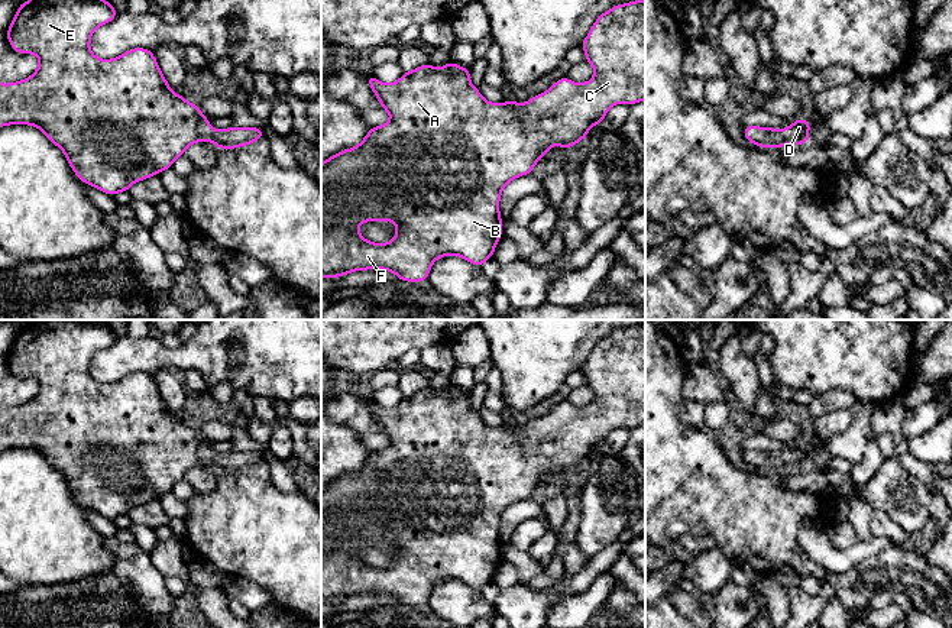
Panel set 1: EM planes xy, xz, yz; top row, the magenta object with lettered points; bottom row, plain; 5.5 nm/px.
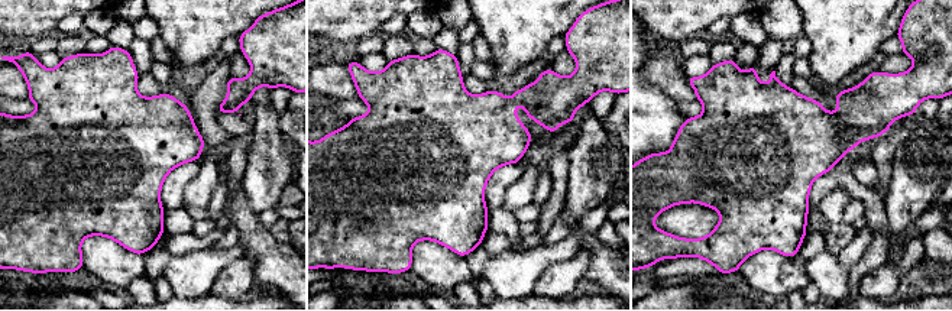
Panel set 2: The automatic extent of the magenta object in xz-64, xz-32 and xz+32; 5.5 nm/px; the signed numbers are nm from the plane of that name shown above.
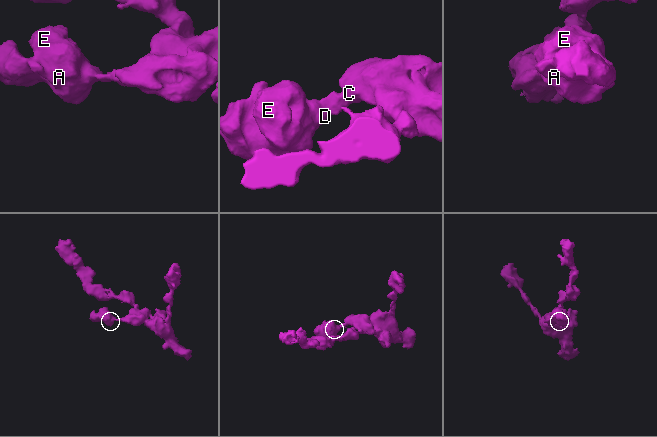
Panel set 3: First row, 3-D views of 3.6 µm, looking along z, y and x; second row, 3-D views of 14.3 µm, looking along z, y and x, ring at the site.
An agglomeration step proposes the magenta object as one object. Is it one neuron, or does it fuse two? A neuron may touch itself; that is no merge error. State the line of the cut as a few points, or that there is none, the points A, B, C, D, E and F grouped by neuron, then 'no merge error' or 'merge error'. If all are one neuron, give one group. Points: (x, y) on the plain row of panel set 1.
no cut; A B C D E F; no merge error

